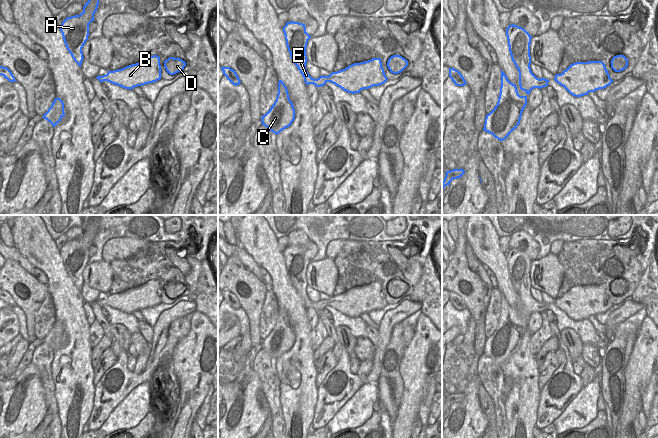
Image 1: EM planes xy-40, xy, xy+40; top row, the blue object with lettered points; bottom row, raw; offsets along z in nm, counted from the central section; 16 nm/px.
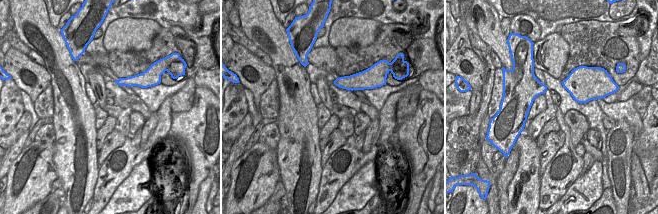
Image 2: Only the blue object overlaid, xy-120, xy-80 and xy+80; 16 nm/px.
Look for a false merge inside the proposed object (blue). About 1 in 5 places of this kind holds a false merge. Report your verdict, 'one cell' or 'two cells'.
one cell

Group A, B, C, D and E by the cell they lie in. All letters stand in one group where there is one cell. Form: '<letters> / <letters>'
A B C D E

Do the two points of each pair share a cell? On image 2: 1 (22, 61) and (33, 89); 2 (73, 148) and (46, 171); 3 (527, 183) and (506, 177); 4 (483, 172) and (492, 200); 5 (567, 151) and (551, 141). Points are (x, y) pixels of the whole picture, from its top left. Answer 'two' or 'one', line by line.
1: one
2: two
3: two
4: one
5: two

